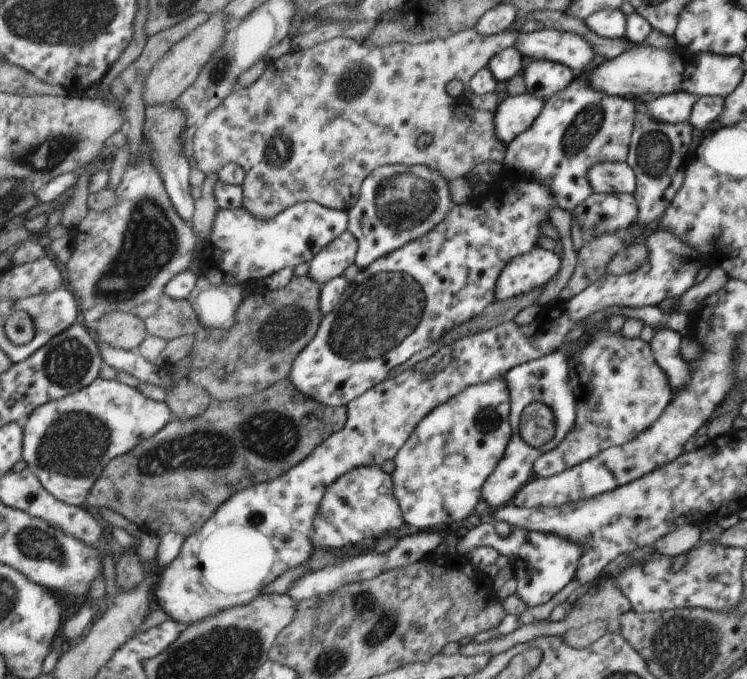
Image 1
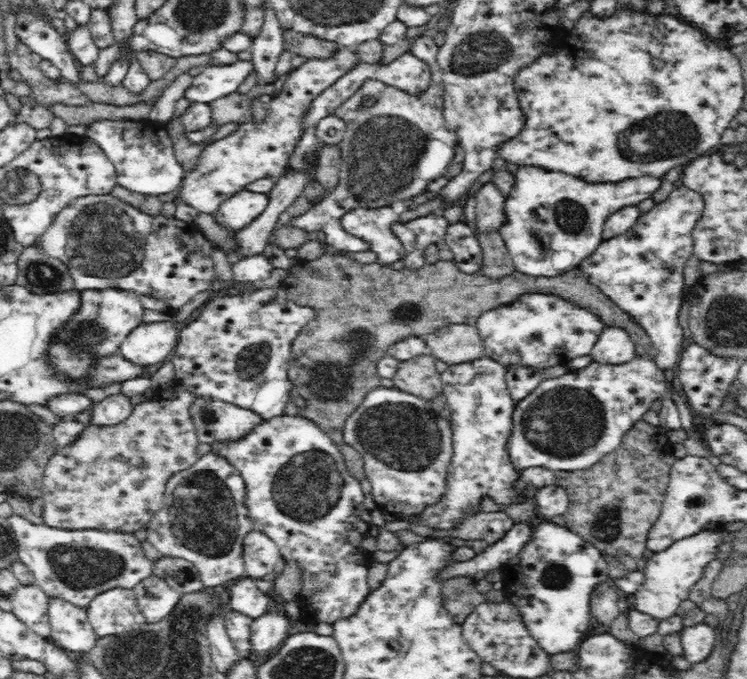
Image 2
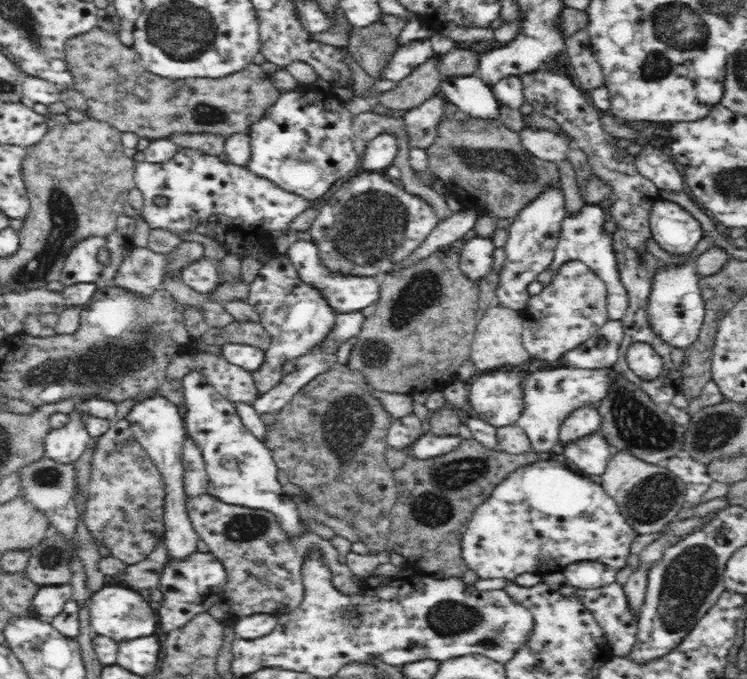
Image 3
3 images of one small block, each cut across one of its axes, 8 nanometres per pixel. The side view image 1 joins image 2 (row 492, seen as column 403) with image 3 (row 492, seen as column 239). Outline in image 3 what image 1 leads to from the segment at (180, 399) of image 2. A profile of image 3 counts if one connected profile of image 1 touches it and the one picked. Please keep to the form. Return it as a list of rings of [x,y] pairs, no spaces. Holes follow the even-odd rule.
[[[125,419],[110,422],[108,432],[98,438],[92,460],[91,478],[86,491],[88,499],[84,523],[91,535],[103,537],[109,543],[113,556],[128,565],[146,560],[152,553],[153,546],[164,537],[165,527],[161,518],[164,512],[162,509],[163,482],[159,470],[154,466],[146,451],[136,442]]]

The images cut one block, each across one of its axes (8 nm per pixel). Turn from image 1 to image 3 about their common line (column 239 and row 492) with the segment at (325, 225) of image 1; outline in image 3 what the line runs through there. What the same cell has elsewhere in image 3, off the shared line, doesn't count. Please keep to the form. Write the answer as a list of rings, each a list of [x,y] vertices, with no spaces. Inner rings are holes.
[[[196,370],[184,376],[182,382],[184,385],[184,397],[186,397],[183,423],[185,424],[187,438],[191,440],[202,455],[208,475],[208,494],[223,504],[271,510],[272,513],[281,516],[281,524],[288,532],[292,534],[302,532],[306,527],[298,519],[297,505],[291,499],[287,498],[283,491],[283,486],[279,478],[281,472],[277,467],[272,451],[266,444],[247,431],[236,404],[228,400],[225,396],[222,396],[214,388],[214,385],[210,384],[207,378]]]

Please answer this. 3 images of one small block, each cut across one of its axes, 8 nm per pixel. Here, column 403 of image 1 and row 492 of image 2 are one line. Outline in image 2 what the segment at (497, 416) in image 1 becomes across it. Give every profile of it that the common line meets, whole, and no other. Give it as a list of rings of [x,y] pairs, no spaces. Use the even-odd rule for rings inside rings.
[[[482,356],[449,367],[440,374],[443,395],[450,404],[452,429],[452,460],[448,466],[447,494],[442,503],[429,507],[420,521],[414,524],[430,528],[452,530],[468,516],[480,514],[478,504],[484,496],[499,505],[518,503],[509,484],[516,480],[517,472],[506,457],[506,446],[513,427],[513,410],[516,402],[507,385],[507,368],[503,364]]]

